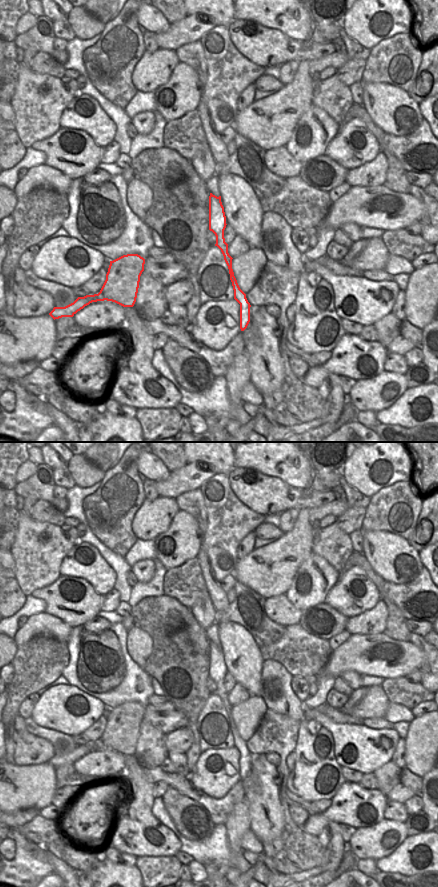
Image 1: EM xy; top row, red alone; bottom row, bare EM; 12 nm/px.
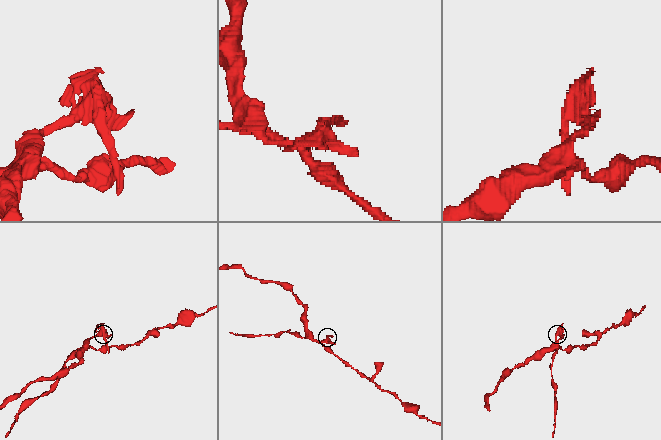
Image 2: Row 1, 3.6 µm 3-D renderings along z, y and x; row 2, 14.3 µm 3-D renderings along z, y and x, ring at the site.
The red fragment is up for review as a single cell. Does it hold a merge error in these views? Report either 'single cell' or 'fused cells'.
fused cells

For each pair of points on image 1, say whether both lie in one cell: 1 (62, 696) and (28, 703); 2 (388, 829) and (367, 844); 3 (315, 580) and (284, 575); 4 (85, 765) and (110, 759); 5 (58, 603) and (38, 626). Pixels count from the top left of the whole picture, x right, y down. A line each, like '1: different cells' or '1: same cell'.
1: different cells
2: same cell
3: different cells
4: same cell
5: different cells

